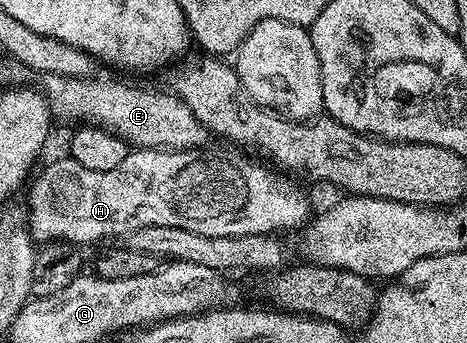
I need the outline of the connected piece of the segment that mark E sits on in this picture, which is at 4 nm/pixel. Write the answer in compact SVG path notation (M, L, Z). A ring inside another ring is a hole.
M59 75L44 76L42 78L43 85L41 84L42 92L45 94L47 99L47 105L51 108L52 118L58 119L59 117L63 121L79 121L75 123L82 123L87 127L98 127L100 129L107 130L108 133L114 135L116 138L119 137L123 141L128 141L128 146L138 147L140 149L198 149L206 146L209 140L209 134L203 124L201 124L196 117L193 115L193 111L189 111L189 107L184 101L179 100L178 97L170 95L168 92L164 93L153 93L149 89L137 89L133 85L125 85L117 81L95 81L94 76L90 77L63 77Z

